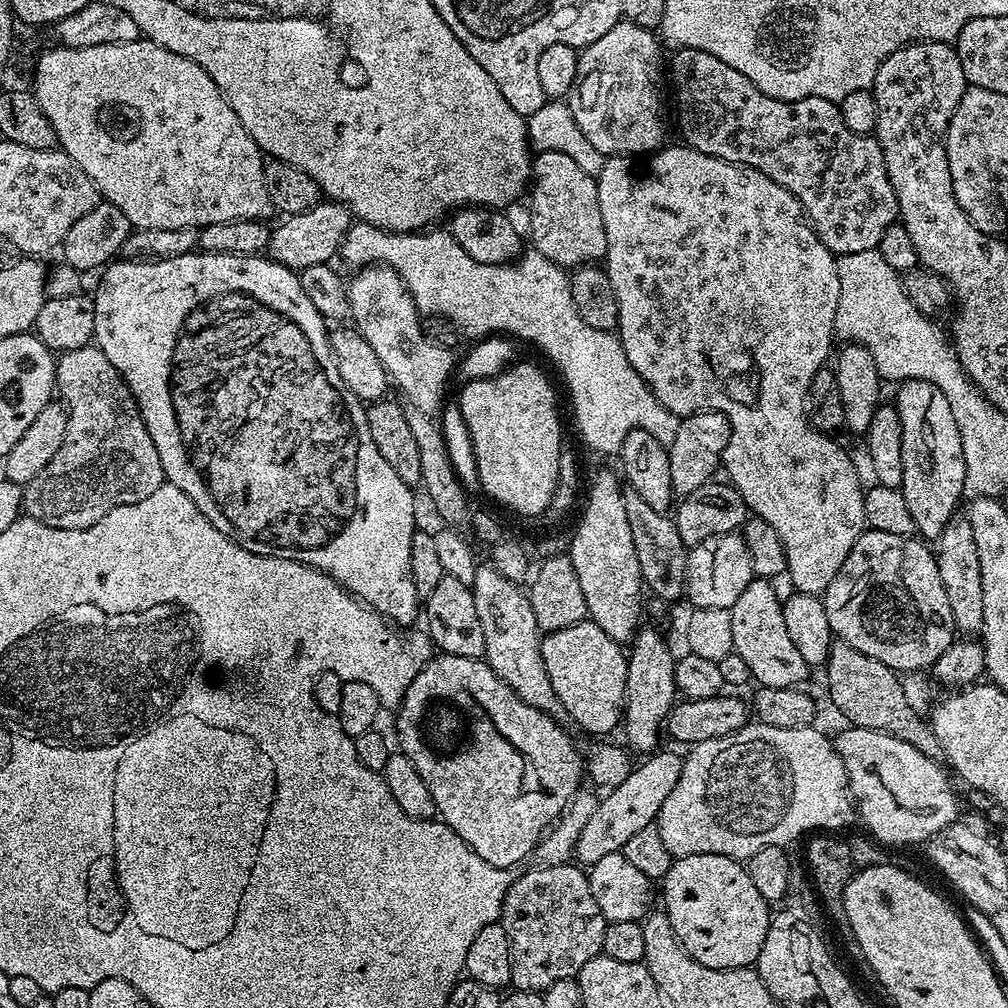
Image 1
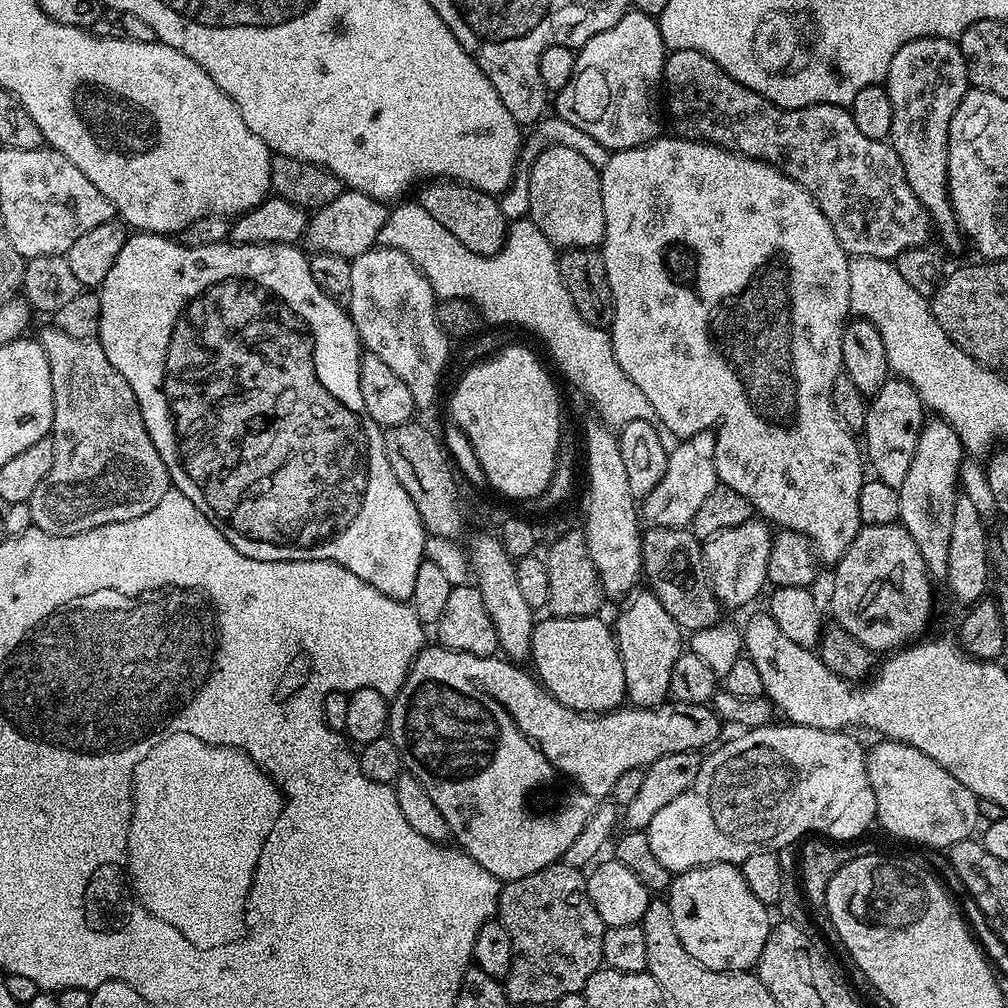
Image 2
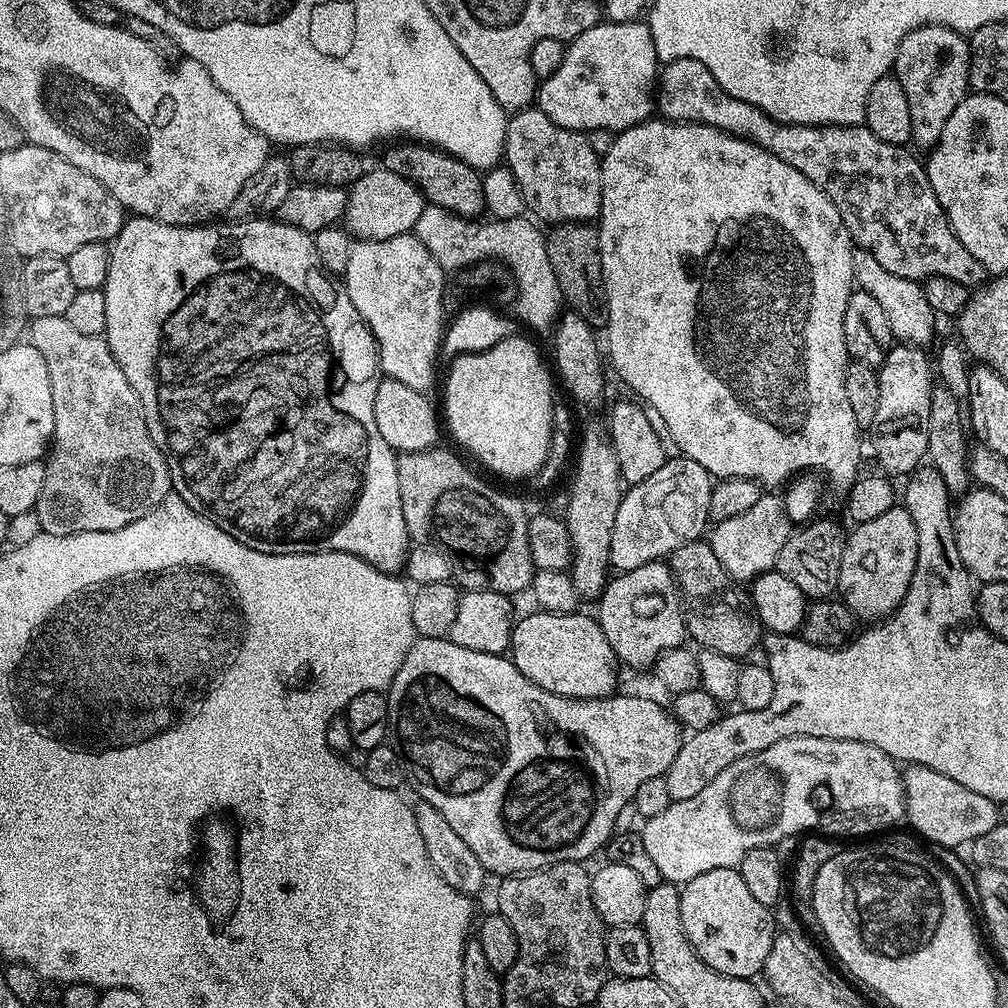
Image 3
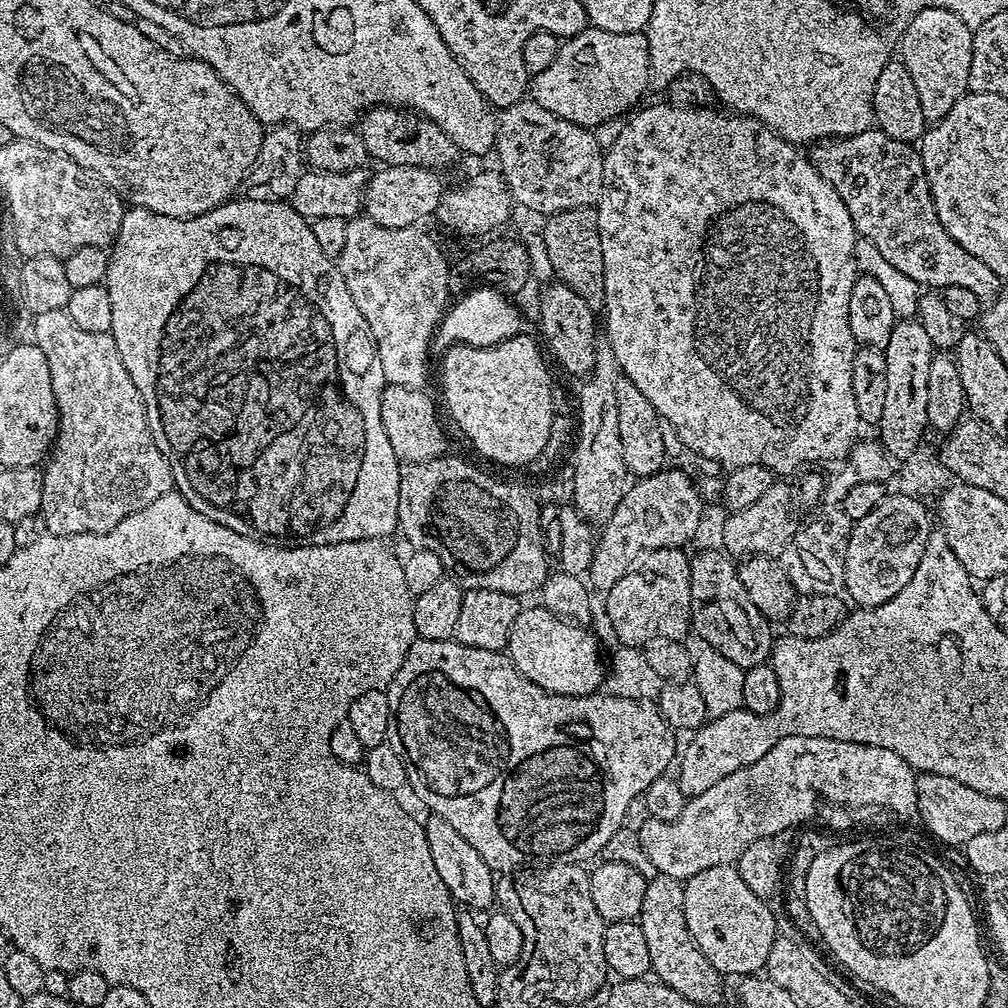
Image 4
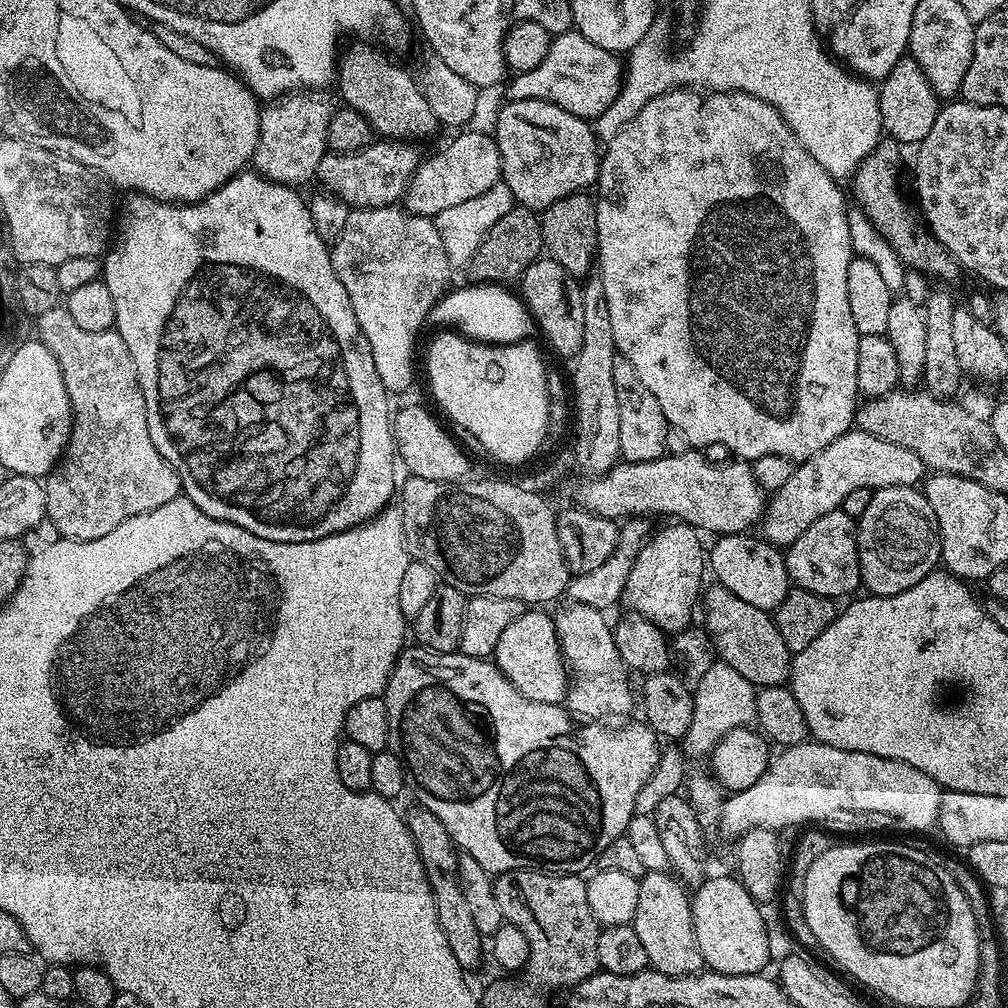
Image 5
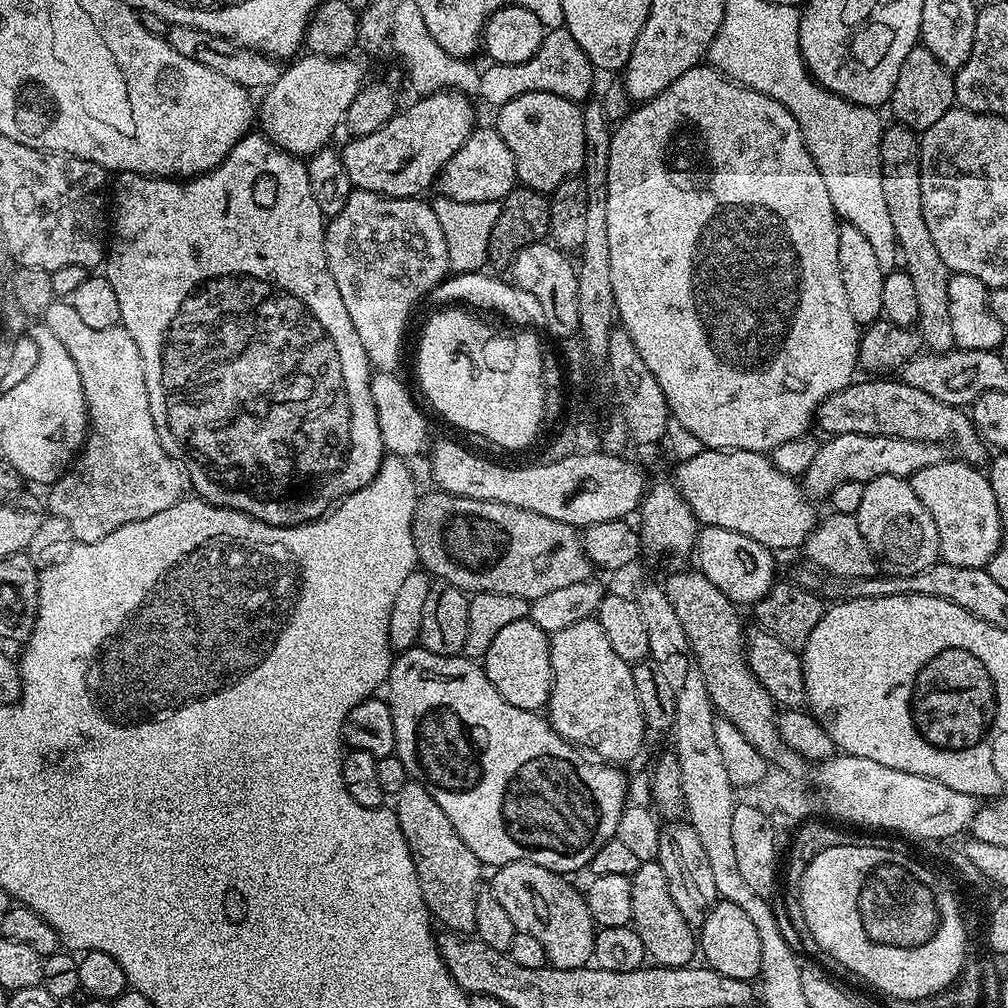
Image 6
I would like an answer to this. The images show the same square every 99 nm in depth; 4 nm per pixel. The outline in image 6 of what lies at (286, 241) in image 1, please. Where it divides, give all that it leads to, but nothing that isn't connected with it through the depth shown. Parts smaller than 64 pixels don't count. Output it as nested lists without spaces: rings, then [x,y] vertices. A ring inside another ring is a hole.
[[[477,127],[466,138],[466,142],[446,162],[438,177],[438,188],[445,197],[460,203],[494,203],[507,198],[513,188],[517,187],[514,170],[514,154],[510,154],[510,146],[496,131],[495,127]]]

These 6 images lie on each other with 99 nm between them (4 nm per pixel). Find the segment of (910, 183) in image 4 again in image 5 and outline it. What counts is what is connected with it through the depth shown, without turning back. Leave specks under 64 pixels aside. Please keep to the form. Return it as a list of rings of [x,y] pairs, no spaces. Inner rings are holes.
[[[877,143],[870,155],[856,167],[850,177],[852,196],[856,199],[855,207],[890,242],[894,254],[903,262],[905,269],[916,272],[929,272],[940,280],[952,280],[958,273],[958,265],[951,254],[944,249],[942,242],[934,233],[929,232],[928,225],[918,215],[913,201],[904,197],[900,189],[900,152],[895,143]]]

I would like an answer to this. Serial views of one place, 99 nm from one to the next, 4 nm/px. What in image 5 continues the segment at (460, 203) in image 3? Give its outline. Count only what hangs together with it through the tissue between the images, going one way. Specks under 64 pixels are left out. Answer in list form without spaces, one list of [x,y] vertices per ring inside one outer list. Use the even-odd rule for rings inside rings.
[[[372,42],[352,43],[356,44],[350,45],[345,52],[343,49],[338,56],[338,84],[340,80],[340,96],[344,99],[341,101],[358,110],[358,114],[370,122],[377,137],[399,140],[434,135],[438,121],[434,110],[430,110],[430,102],[426,102],[422,94],[417,77],[395,64],[383,47]]]

